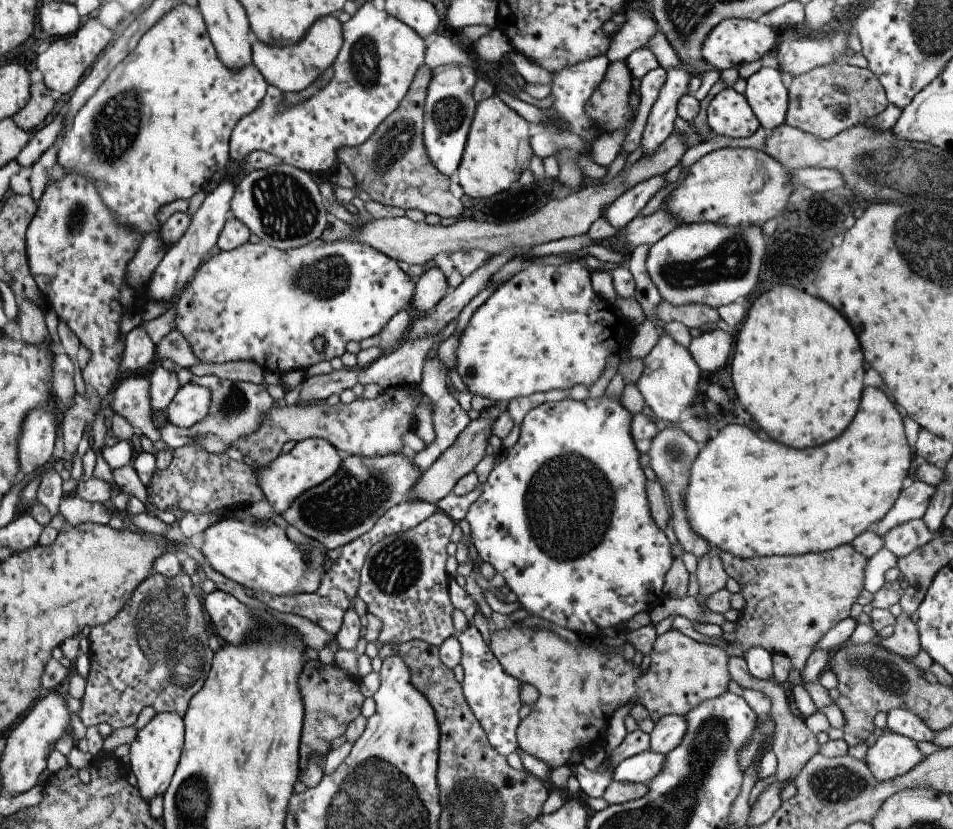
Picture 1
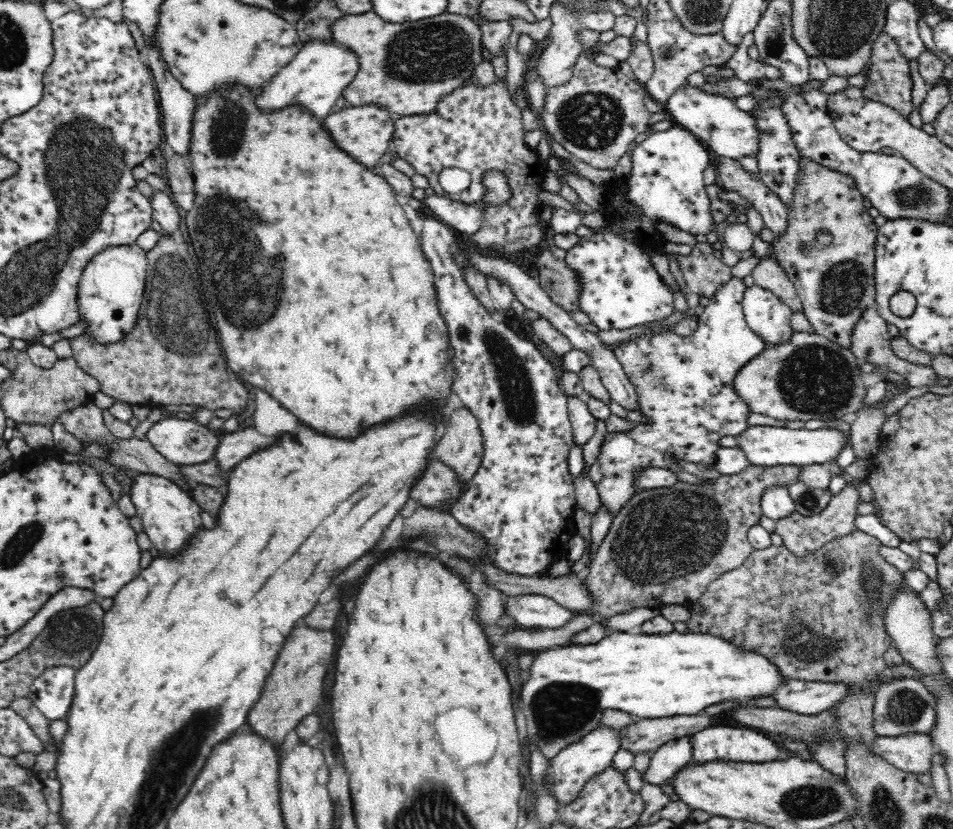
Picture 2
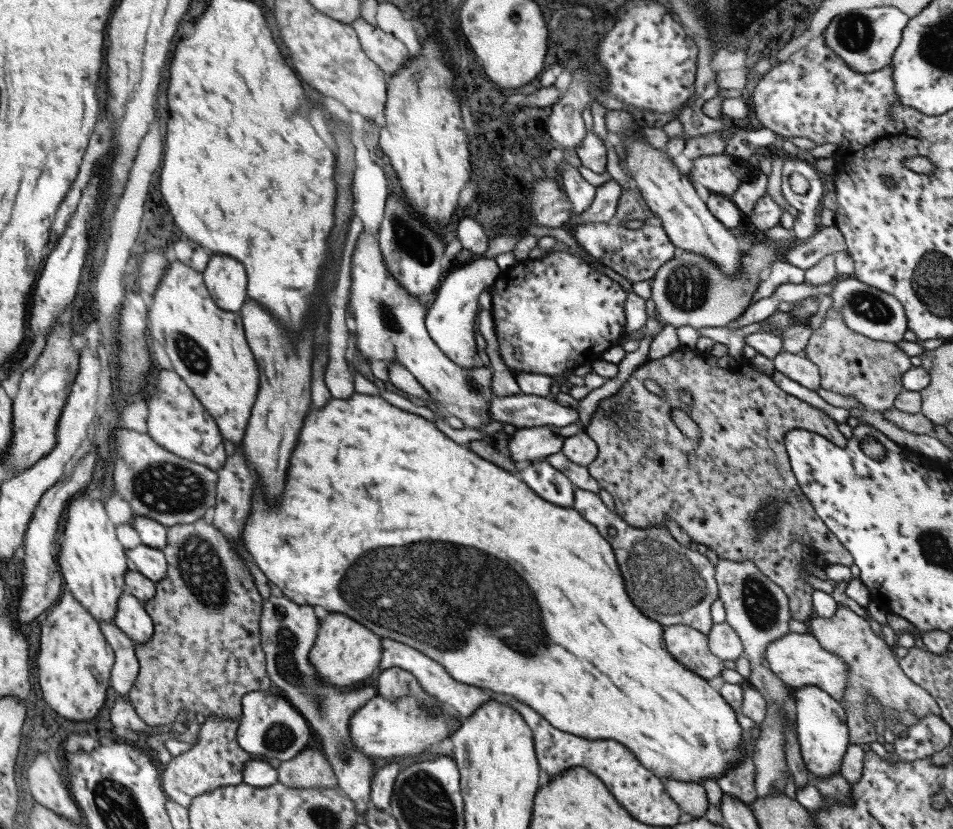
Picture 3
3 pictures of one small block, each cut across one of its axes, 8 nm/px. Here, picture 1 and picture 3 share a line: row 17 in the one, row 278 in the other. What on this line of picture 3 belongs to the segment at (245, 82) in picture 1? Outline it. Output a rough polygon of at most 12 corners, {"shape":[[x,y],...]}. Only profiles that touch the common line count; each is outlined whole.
{"shape":[[169,262],[147,330],[239,444],[259,392],[239,314]]}

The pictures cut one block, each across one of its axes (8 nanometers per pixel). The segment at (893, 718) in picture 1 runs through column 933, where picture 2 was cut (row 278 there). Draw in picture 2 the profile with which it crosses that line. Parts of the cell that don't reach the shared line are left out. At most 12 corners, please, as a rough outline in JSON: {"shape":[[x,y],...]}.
{"shape":[[744,282],[698,330],[616,346],[652,426],[608,434],[588,476],[618,514],[642,468],[710,466],[748,406],[732,380],[768,346]]}

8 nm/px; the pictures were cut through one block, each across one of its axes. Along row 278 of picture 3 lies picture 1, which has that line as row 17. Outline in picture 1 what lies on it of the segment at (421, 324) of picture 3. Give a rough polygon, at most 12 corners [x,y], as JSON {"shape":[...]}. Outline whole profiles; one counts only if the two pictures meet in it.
{"shape":[[363,4],[331,80],[287,106],[269,86],[229,160],[267,152],[327,176],[395,112],[425,40]]}

